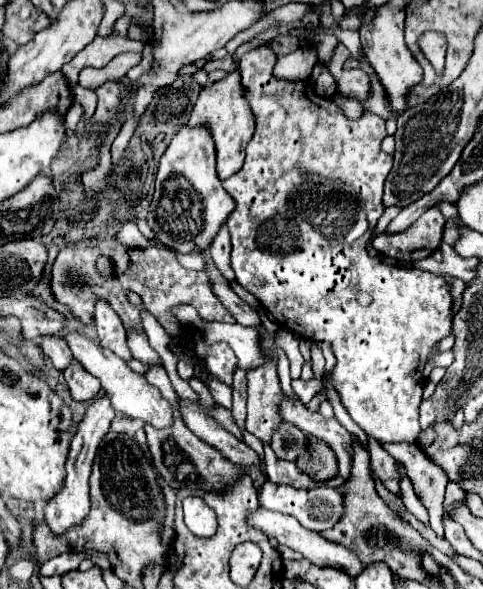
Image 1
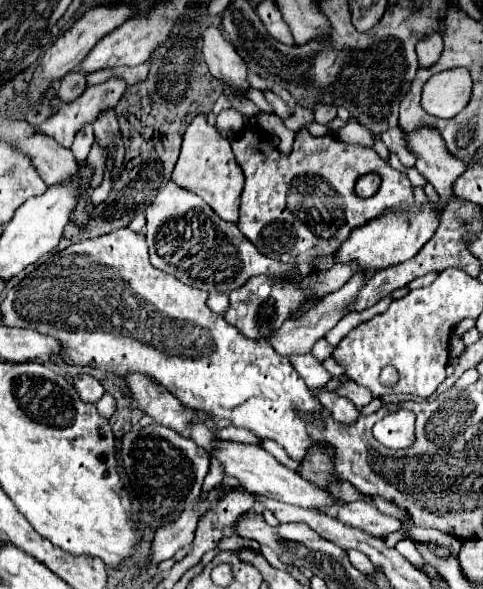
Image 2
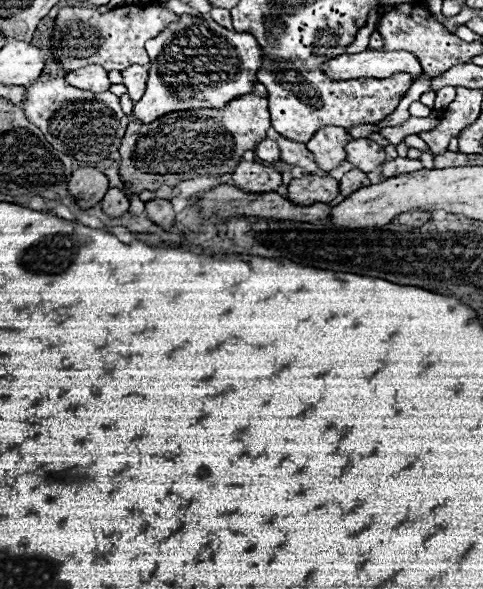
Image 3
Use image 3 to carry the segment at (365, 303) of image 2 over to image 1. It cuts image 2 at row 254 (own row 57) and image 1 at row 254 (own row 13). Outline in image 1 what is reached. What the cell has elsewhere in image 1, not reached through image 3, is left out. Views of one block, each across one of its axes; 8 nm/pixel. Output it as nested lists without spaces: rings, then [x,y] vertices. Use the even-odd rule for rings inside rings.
[[[428,208],[408,230],[400,234],[380,232],[376,238],[372,238],[370,244],[386,256],[414,262],[430,256],[440,246],[440,226],[444,226],[444,216],[440,210]]]

